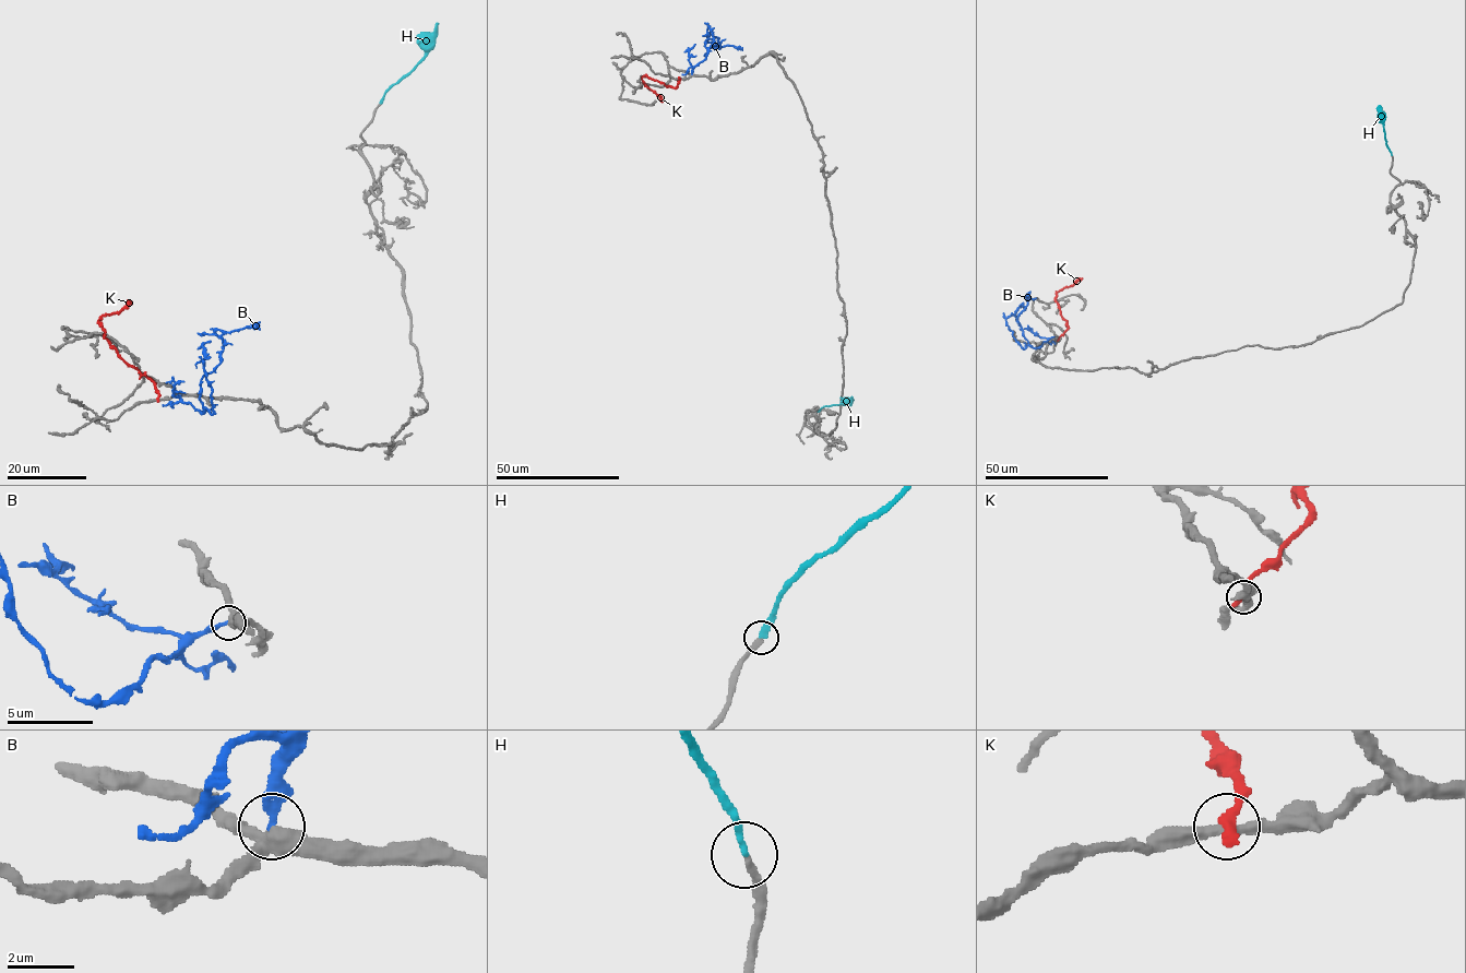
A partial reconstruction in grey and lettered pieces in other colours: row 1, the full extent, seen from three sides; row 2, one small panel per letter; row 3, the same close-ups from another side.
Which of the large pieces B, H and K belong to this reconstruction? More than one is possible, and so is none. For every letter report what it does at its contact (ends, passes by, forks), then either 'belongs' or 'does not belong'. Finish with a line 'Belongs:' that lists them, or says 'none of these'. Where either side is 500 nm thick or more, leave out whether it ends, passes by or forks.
B: it ends; does not belong
H: it ends; belongs
K: it ends; does not belong
Belongs: H

